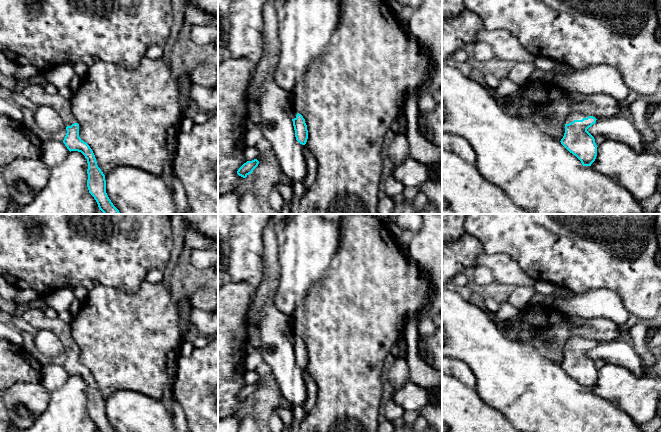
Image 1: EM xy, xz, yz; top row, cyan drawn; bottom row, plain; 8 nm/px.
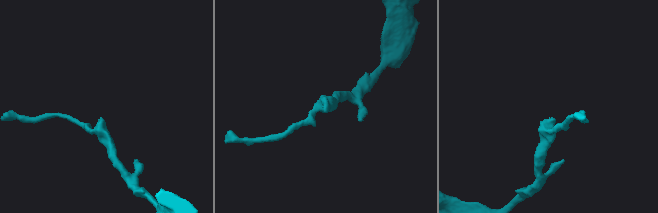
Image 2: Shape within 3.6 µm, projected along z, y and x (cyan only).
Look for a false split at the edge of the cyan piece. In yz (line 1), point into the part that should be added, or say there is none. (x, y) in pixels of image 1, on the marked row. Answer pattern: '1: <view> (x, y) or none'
1: yz (575, 115)

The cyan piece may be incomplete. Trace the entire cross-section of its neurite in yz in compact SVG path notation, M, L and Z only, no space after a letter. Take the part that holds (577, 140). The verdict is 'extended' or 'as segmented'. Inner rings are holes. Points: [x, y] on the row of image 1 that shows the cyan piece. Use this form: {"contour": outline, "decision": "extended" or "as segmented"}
{"contour": "M574 111L565 121L565 133L560 142L583 166L591 166L597 156L598 146L594 137L587 131L596 120L593 116Z", "decision": "extended"}

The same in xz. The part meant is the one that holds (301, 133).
{"contour": "M293 110L290 111L288 114L293 121L296 140L300 144L305 145L308 139L308 130L305 119L301 114L296 113Z", "decision": "extended"}

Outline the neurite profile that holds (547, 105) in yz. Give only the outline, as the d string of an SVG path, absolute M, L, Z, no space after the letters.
M525 80L515 92L501 100L517 110L517 116L533 122L551 138L561 141L567 116L578 111L596 119L619 114L619 104L606 94L585 95L582 101L573 98L552 81Z

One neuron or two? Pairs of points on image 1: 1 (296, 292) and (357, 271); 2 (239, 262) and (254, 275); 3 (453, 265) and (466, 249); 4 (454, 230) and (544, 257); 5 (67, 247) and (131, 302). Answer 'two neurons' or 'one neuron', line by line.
1: two neurons
2: one neuron
3: one neuron
4: two neurons
5: two neurons

